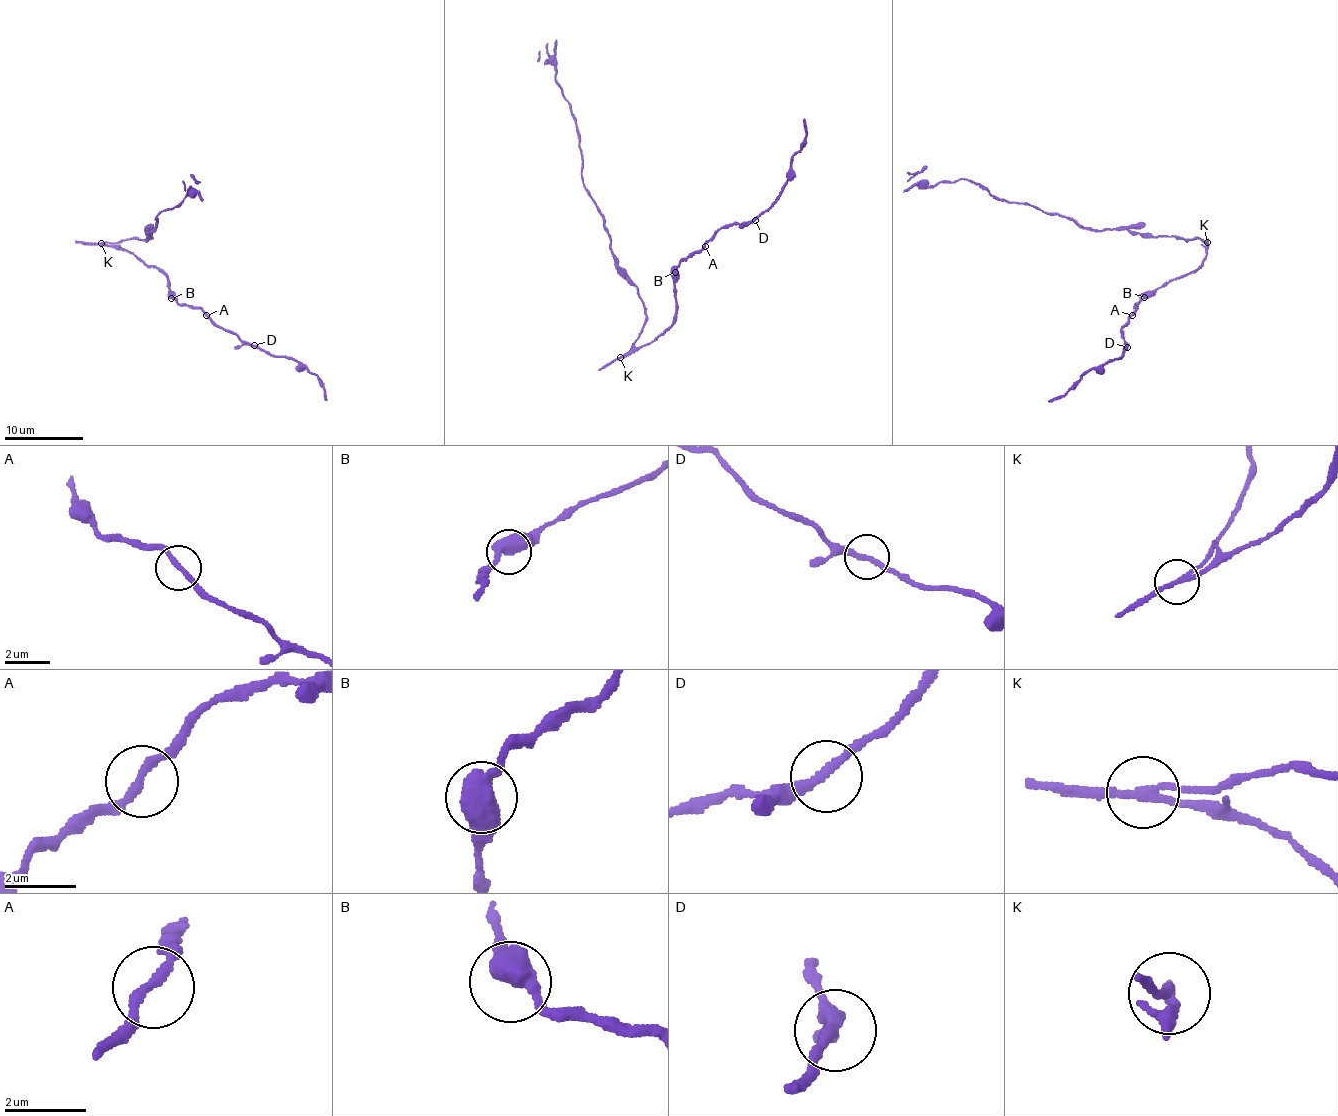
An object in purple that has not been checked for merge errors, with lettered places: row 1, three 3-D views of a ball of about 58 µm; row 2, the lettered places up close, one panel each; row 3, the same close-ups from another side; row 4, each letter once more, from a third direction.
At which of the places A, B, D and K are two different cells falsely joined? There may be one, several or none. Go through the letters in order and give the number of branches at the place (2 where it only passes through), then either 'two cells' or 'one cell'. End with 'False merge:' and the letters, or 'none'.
A: 2 | one cell
B: 3 | one cell
D: 2 | one cell
K: 2 | two cells
False merge: K

